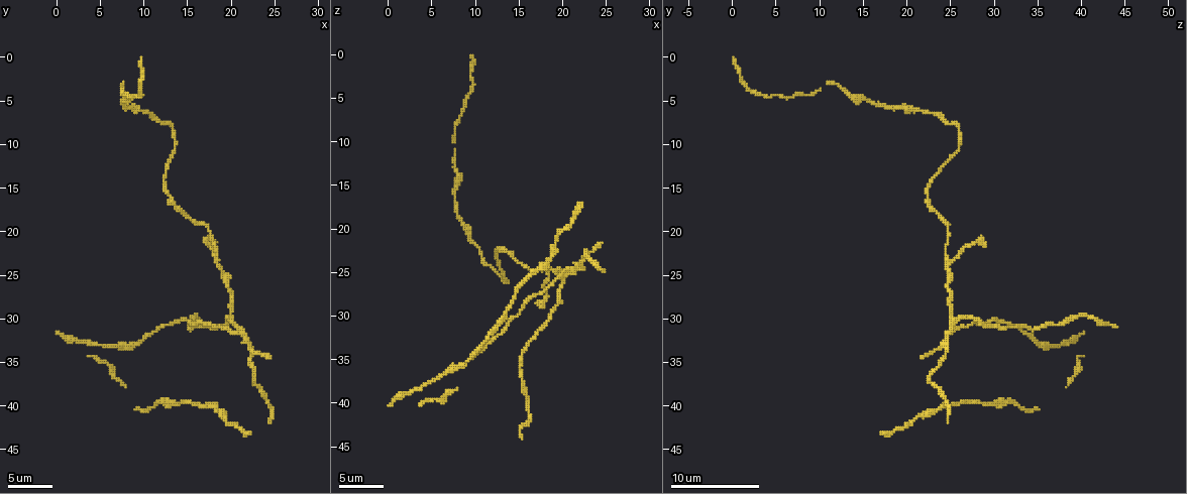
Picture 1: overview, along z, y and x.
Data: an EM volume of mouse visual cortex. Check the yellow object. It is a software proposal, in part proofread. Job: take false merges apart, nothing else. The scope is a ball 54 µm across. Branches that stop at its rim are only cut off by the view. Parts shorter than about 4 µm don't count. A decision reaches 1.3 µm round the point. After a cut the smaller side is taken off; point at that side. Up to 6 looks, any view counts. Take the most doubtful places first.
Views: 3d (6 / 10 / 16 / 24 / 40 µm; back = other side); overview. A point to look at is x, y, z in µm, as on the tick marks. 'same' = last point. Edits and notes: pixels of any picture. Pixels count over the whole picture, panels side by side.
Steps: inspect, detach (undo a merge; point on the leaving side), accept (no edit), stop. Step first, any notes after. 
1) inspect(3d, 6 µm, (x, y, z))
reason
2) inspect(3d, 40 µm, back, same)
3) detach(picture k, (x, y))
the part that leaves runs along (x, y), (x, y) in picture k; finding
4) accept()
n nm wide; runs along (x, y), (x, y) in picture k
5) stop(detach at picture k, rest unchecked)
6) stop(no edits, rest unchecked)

inspect(3d, 6 µm, (18.4, 23.6, 24.8))
three-way junction

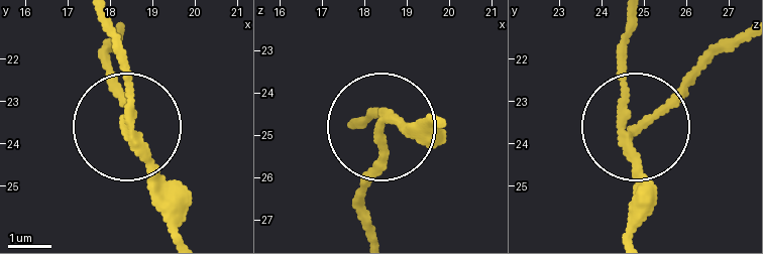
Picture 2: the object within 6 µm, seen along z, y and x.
accept()
170 nm wide; all the same neuron

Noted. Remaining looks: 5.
inspect(3d, 10 µm, (20.6, 31.8, 24.6))
three-way junction

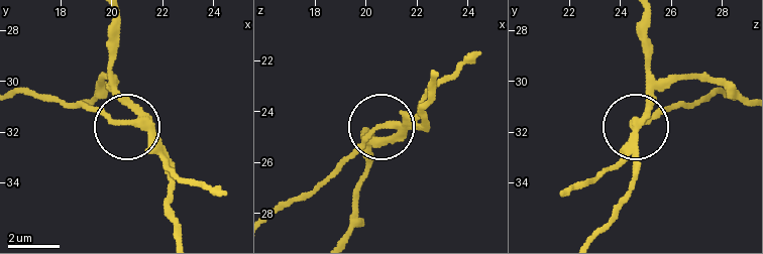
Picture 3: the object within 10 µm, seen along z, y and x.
inspect(3d, 6 µm, (20.8, 31.6, 24.6))
closer look

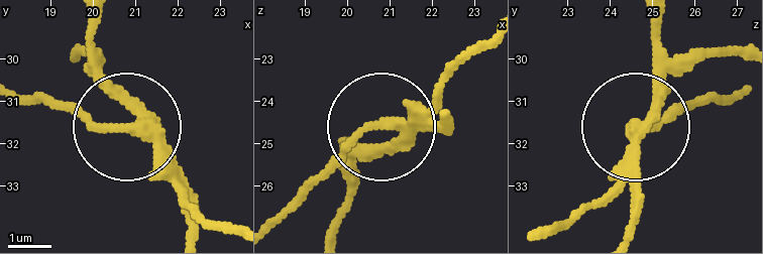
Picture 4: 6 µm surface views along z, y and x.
detach(picture 4, (100, 130))
the part that leaves runs along (152, 143), (26, 100) in picture 4; two neurons meet here

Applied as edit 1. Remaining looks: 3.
inspect(overview)

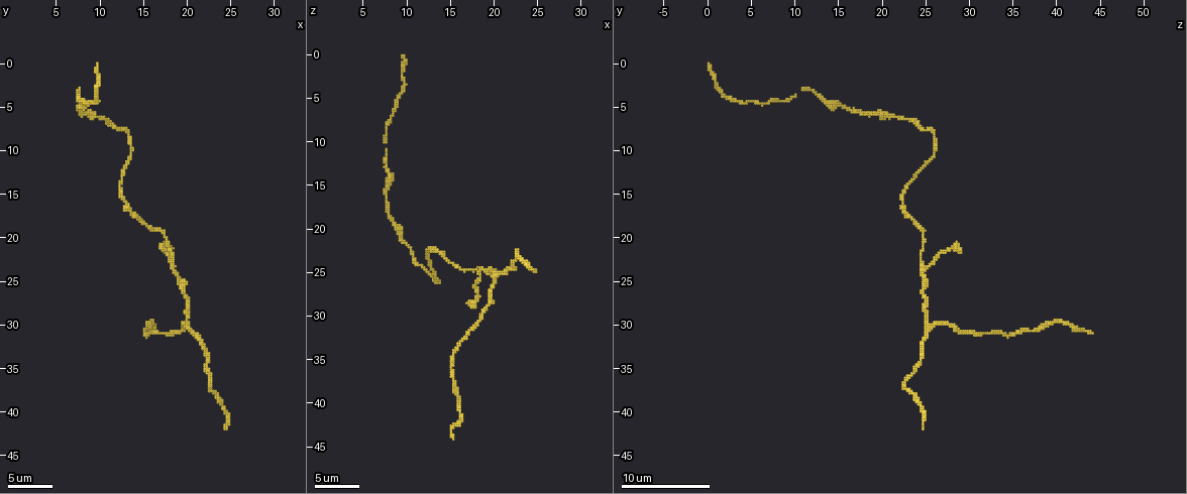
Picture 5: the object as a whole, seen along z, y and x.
inspect(3d, 10 µm, (22.8, 37.2, 22.6))

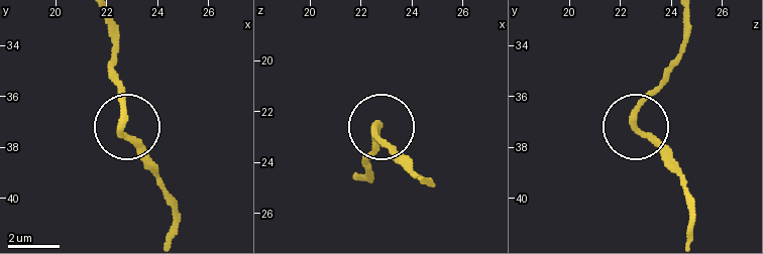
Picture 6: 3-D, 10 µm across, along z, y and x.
accept()
240 nm wide; runs along (107, 20), (126, 137), (156, 167) in picture 6; all the same neuron

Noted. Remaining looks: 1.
stop(detach at picture 4, rest unchecked)

